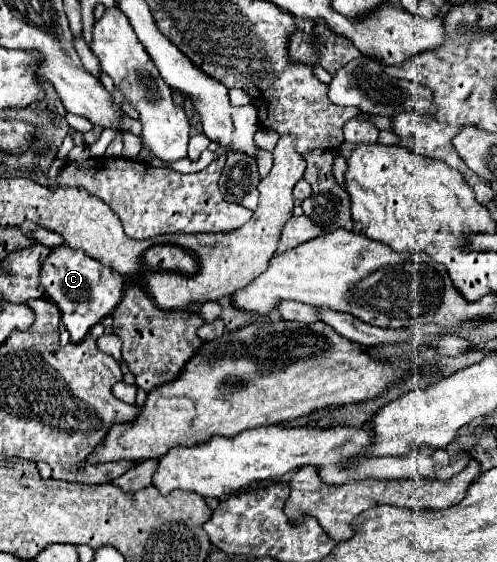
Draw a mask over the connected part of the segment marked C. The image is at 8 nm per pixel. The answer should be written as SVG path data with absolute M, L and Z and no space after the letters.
M67 245L51 249L49 259L45 259L41 265L39 281L47 297L61 309L61 323L67 327L73 343L83 341L93 325L101 323L115 311L115 307L121 303L127 283L123 275L117 275L113 269L99 265L99 261L93 261L93 257L87 253L69 249Z

